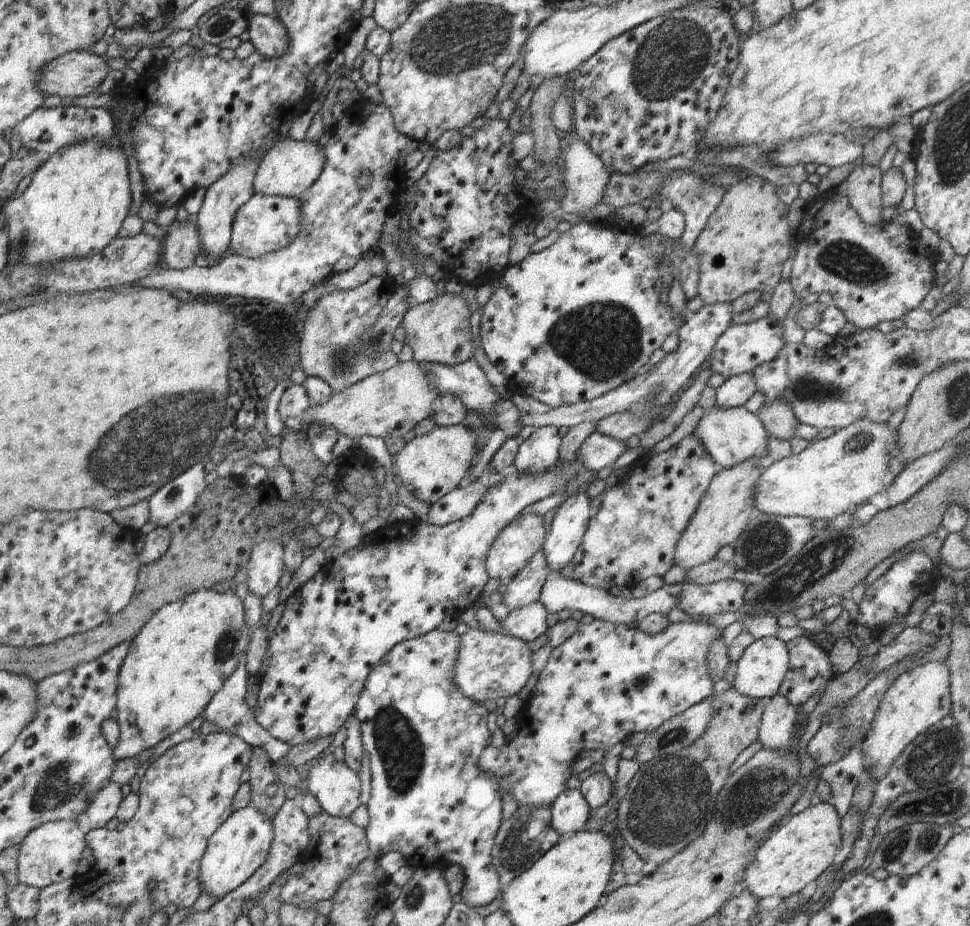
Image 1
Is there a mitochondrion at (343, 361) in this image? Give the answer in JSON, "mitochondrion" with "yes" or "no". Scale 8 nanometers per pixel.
{"mitochondrion":"yes"}

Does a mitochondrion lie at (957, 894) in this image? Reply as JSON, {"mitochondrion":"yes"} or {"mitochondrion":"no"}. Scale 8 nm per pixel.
{"mitochondrion":"no"}

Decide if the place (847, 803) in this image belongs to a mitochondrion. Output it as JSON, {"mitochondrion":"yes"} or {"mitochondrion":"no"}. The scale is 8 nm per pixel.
{"mitochondrion":"no"}

